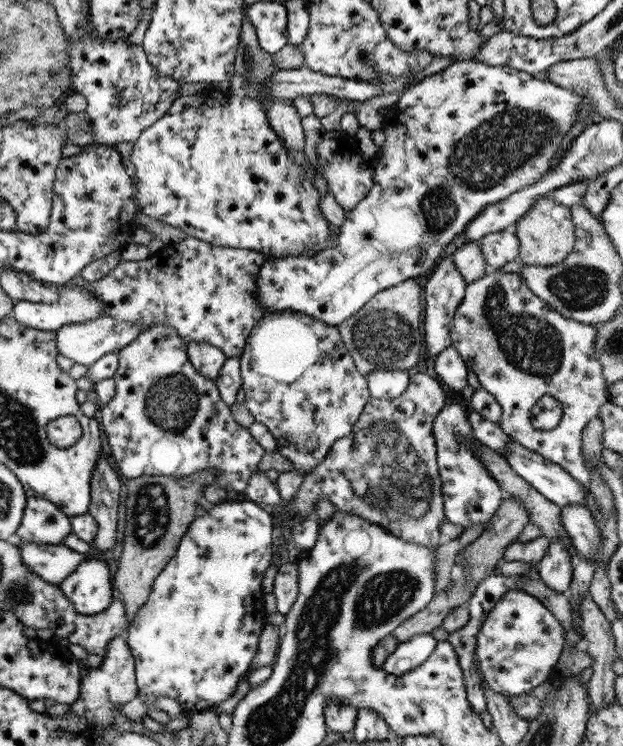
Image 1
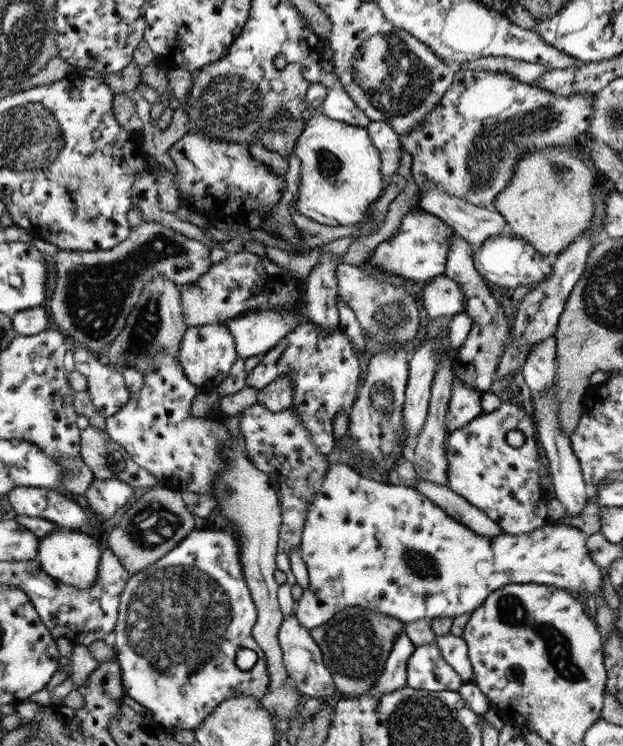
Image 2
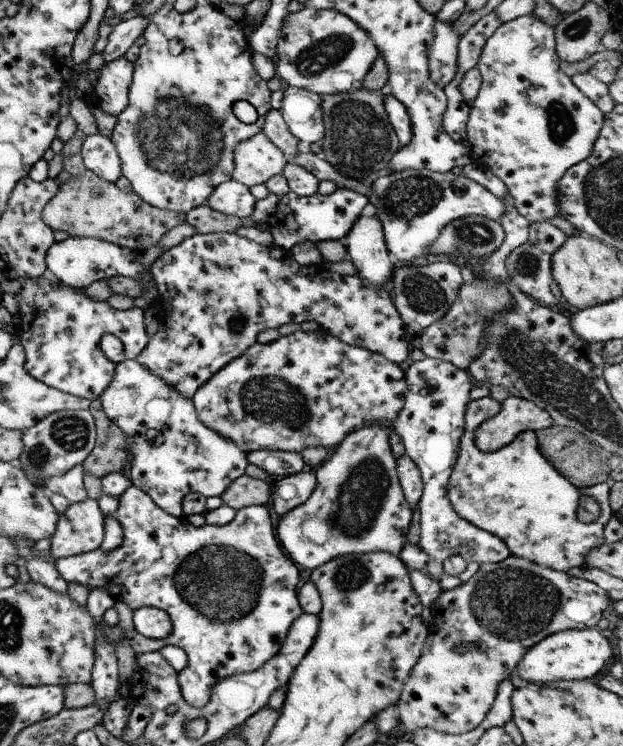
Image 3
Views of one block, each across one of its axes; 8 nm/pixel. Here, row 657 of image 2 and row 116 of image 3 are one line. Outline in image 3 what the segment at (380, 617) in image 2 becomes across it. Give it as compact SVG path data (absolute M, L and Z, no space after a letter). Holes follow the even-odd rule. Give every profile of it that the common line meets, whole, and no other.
M367 90L321 95L321 116L324 126L321 152L333 170L341 176L355 180L371 179L389 174L389 160L399 148L398 138L387 120L383 108L385 91L370 93Z

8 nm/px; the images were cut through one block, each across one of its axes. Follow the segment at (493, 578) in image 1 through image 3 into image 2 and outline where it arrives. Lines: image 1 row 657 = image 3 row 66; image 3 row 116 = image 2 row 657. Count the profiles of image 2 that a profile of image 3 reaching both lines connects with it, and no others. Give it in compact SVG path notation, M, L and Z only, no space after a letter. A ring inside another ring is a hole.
M450 632L436 636L433 640L434 645L439 649L443 660L453 670L460 674L461 680L467 684L474 684L471 665L466 653L466 642L459 636L453 636Z

